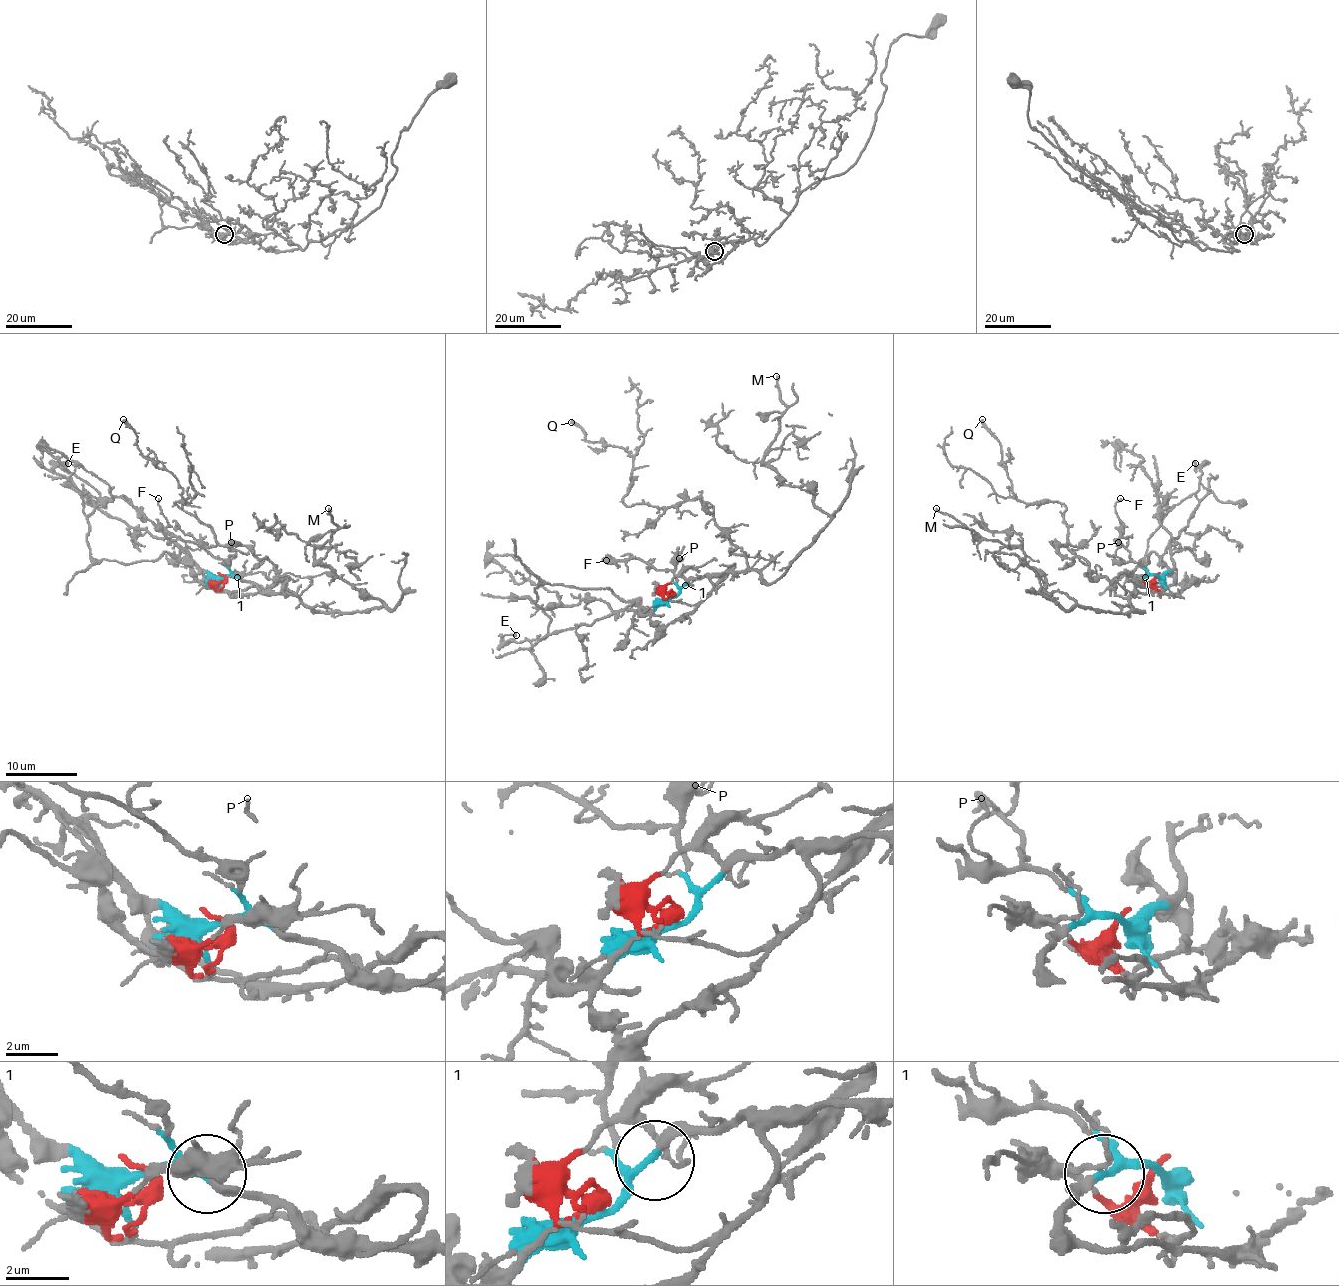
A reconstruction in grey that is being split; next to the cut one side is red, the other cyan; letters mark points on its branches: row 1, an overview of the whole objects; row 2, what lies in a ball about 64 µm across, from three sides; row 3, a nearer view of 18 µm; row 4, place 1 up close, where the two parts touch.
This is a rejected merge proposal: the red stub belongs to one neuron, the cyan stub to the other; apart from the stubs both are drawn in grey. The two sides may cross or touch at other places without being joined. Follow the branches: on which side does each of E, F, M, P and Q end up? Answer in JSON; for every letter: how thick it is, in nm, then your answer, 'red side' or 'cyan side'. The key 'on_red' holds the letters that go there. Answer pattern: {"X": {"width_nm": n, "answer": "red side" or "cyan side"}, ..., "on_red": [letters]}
{"E": {"width_nm": 190, "answer": "red side"}, "F": {"width_nm": 140, "answer": "cyan side"}, "M": {"width_nm": 200, "answer": "cyan side"}, "P": {"width_nm": 130, "answer": "cyan side"}, "Q": {"width_nm": 360, "answer": "cyan side"}, "on_red": ["E"]}

